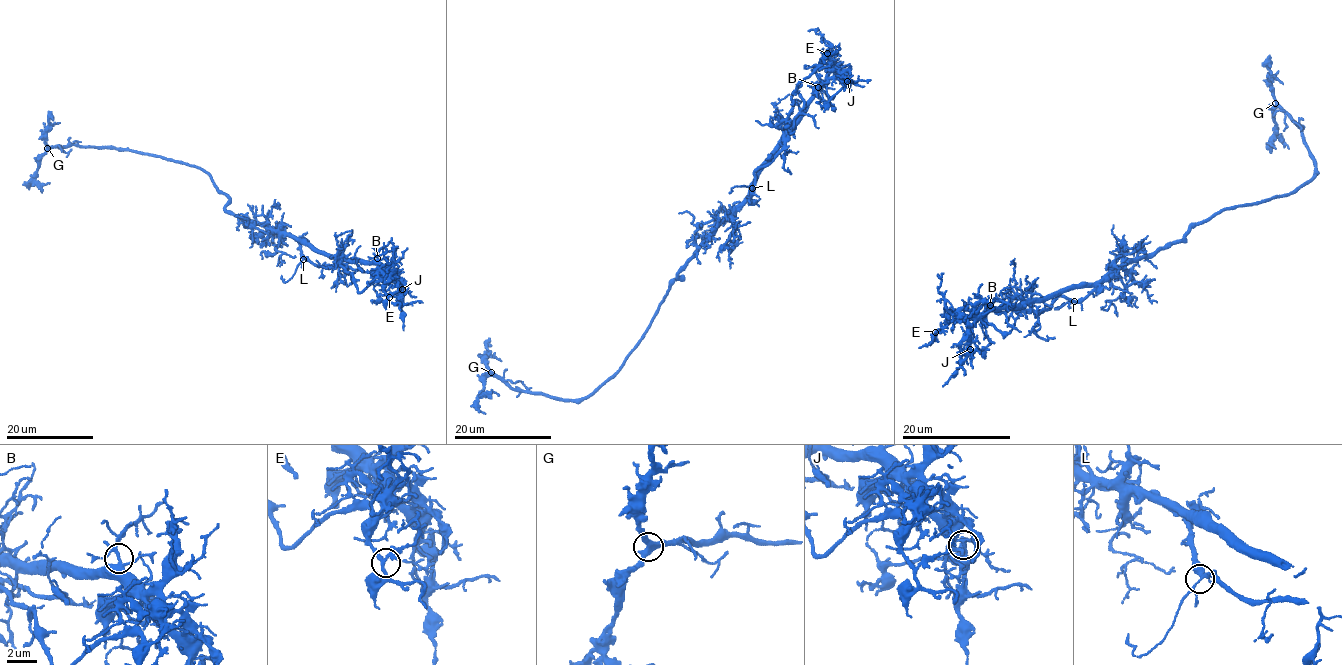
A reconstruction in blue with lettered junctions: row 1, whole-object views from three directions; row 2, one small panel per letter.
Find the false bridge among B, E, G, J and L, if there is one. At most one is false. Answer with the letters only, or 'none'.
J

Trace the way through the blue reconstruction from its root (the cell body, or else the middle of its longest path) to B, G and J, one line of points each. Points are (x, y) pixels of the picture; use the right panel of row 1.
B: (1184, 238), (1133, 260), (1092, 284), (1063, 289), (1018, 308), (1002, 310), (990, 305)
G: (1184, 238), (1190, 228), (1222, 210), (1289, 193), (1314, 175), (1313, 159), (1299, 125), (1275, 103)
J: (1184, 238), (1133, 260), (1097, 282), (1063, 289), (1018, 308), (993, 308), (982, 313), (968, 335), (970, 349)

